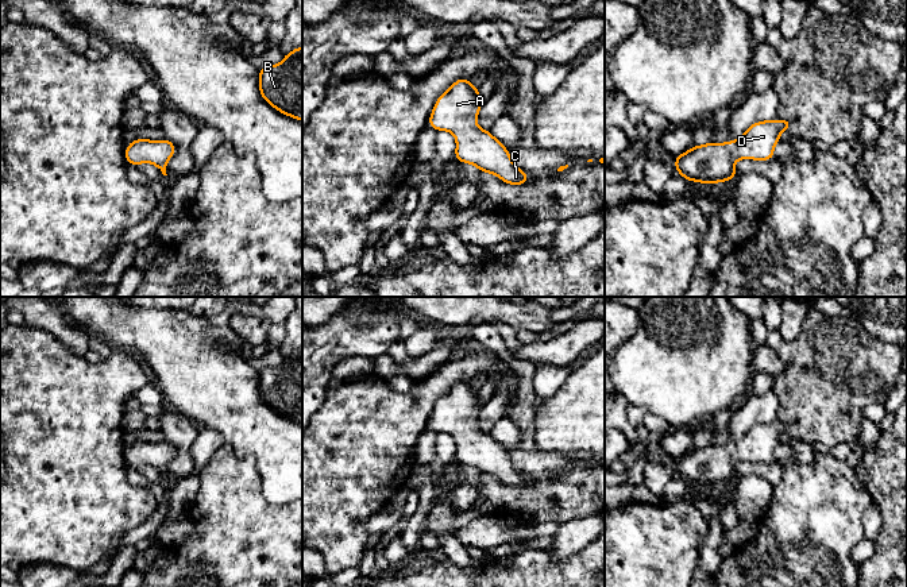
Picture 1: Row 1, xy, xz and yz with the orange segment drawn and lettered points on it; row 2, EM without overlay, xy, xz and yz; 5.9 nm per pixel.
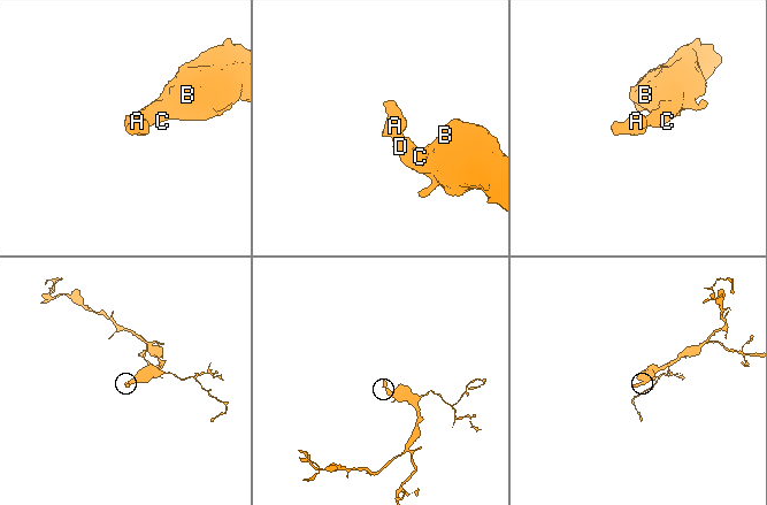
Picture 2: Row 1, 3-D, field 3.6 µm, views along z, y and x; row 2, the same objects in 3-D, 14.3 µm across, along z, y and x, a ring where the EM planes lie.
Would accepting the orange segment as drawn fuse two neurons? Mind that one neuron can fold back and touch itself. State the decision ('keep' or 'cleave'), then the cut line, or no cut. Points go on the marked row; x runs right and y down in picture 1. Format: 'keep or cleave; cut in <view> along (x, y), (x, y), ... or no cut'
keep; no cut

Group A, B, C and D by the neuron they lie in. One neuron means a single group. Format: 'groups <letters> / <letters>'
groups A B C D

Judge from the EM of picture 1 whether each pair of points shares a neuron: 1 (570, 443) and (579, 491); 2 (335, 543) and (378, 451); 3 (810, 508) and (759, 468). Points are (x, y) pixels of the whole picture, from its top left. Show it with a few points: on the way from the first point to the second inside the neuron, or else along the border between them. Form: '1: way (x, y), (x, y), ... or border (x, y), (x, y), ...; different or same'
1: border (541, 450), (568, 455), (587, 455), (590, 458); different
2: way (335, 520), (335, 495), (355, 474); same
3: border (782, 466), (782, 478), (774, 486); different

